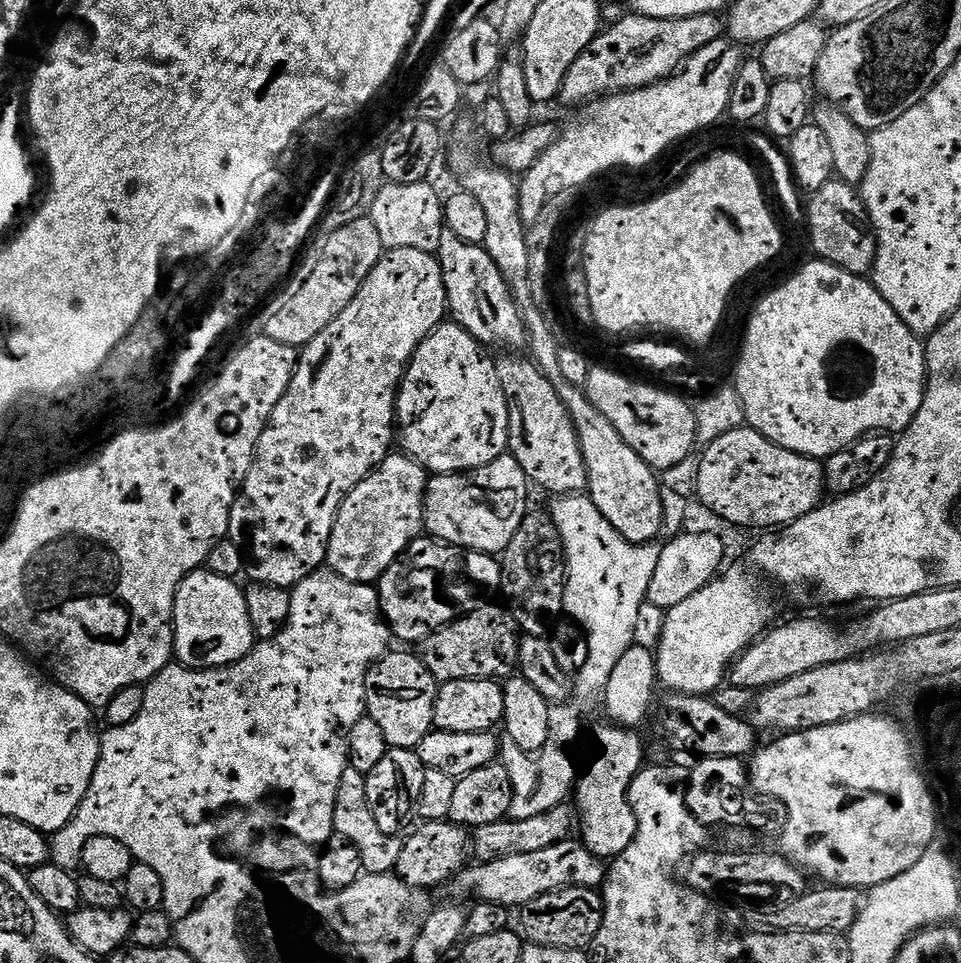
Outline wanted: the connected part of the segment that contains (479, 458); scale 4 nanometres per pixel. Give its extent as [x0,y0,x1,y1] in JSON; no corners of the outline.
[396,322,510,478]

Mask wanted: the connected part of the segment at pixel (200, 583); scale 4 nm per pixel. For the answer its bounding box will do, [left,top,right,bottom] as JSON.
[172,570,258,670]

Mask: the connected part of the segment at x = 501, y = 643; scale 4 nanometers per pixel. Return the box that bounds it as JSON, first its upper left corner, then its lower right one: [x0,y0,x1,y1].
[422,607,521,682]

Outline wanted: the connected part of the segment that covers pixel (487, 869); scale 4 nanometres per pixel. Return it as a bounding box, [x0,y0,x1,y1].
[456,840,606,908]

